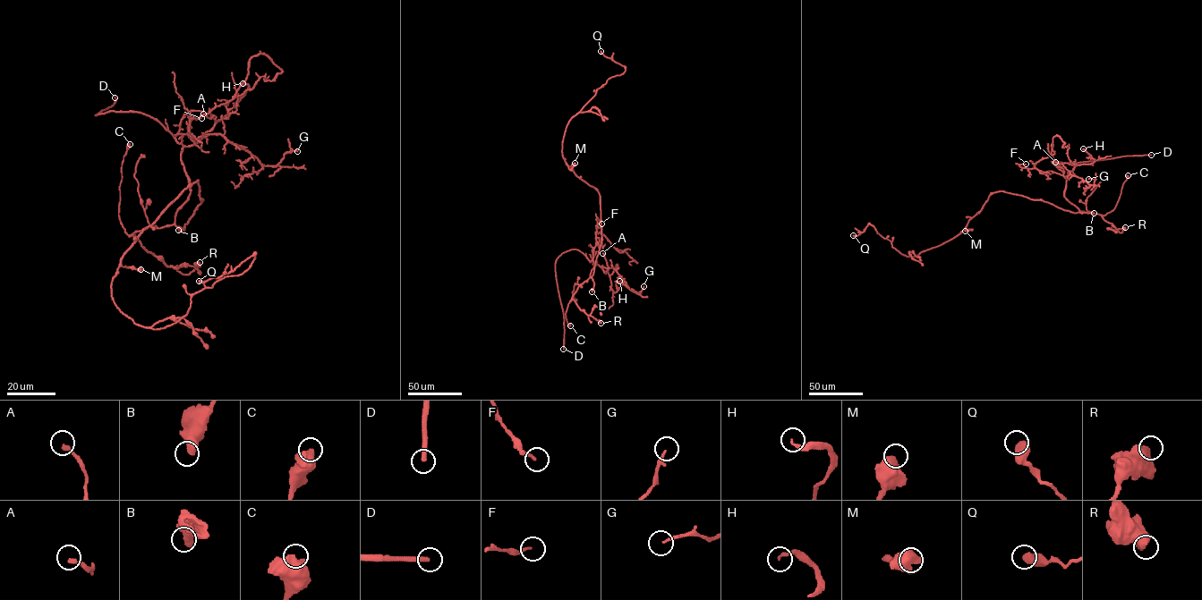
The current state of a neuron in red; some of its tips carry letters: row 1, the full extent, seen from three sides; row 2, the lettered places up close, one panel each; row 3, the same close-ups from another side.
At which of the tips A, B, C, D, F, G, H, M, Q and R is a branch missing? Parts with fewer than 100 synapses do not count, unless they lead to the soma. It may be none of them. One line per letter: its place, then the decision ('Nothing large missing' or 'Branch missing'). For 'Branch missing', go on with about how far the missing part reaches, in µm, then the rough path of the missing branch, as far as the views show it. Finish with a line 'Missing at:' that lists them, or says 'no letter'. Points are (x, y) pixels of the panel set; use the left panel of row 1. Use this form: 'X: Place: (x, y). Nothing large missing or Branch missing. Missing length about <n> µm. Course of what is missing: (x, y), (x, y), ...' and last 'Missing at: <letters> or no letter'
A: Place: (203, 114). Nothing large missing
B: Place: (178, 230). Nothing large missing
C: Place: (130, 144). Nothing large missing
D: Place: (115, 97). Branch missing. Missing length about 30 µm
F: Place: (201, 118). Nothing large missing
G: Place: (297, 151). Nothing large missing
H: Place: (242, 83). Nothing large missing
M: Place: (140, 269). Nothing large missing
Q: Place: (199, 281). Nothing large missing
R: Place: (200, 262). Nothing large missing
Missing at: D

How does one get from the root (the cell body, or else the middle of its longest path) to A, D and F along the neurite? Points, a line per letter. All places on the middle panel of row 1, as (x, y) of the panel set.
A: (600, 213), (601, 242), (593, 274), (590, 277), (597, 263), (592, 264), (594, 262), (608, 273), (602, 253)
D: (600, 213), (593, 274), (597, 262), (578, 249), (556, 261), (563, 349)
F: (600, 213), (601, 242), (593, 274), (590, 277), (597, 263), (592, 264), (596, 216), (601, 223)

